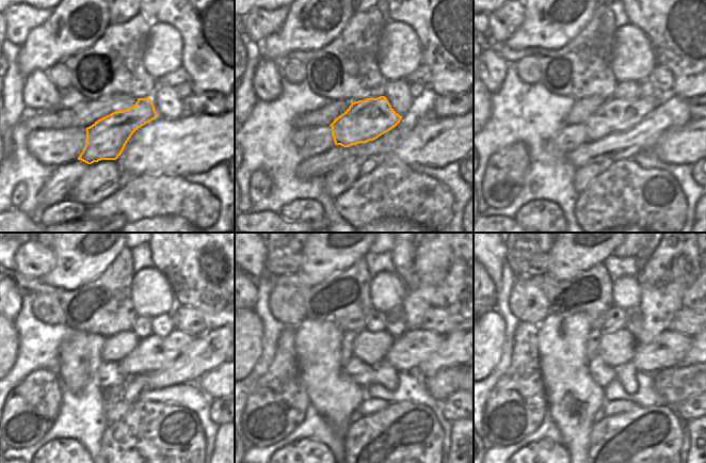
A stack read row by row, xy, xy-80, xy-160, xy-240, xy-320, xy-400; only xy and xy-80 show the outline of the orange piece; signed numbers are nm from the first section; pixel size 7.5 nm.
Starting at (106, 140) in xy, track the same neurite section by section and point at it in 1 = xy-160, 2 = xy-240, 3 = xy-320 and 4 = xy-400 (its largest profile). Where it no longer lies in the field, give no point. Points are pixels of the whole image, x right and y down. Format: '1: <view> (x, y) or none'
1: xy-160 (615, 115)
2: xy-240 (153, 353)
3: xy-320 (410, 350)
4: xy-400 (669, 349)

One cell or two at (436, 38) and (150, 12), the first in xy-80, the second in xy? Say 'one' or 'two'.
two

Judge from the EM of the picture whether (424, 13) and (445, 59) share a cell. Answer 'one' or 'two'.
one

